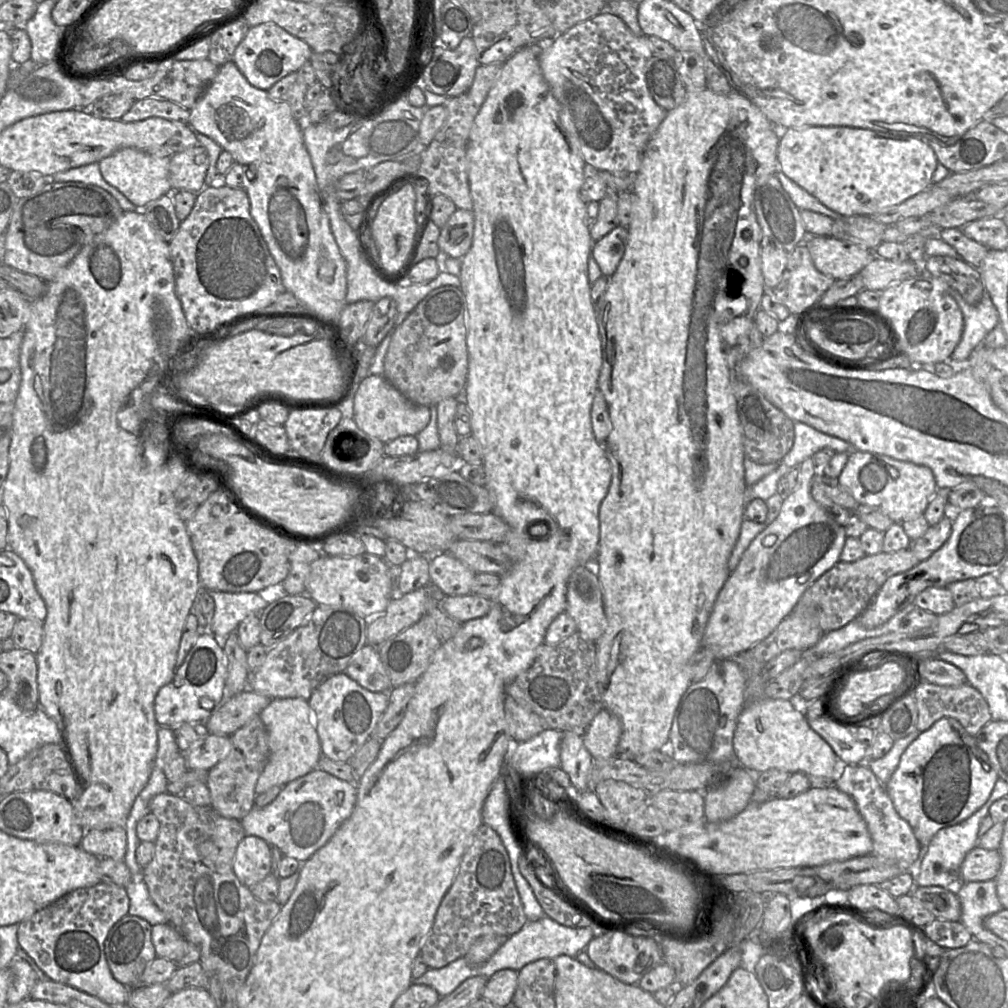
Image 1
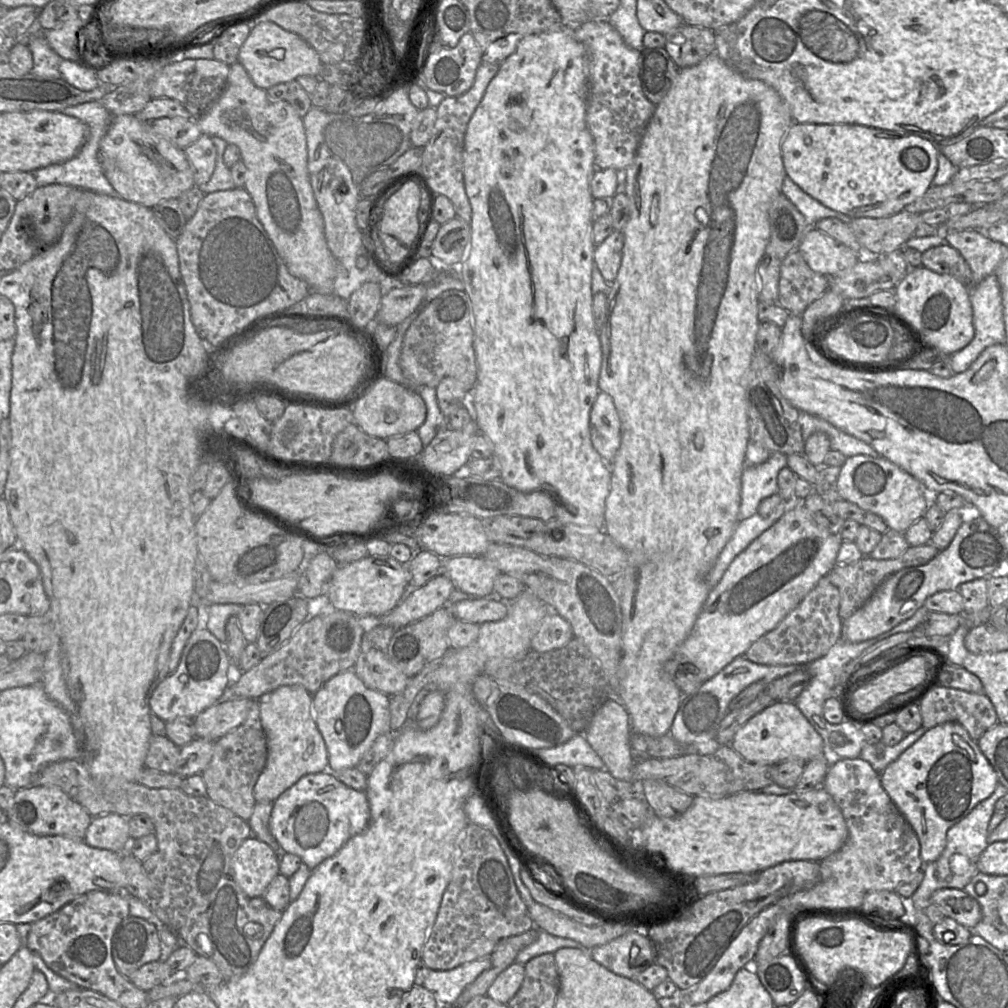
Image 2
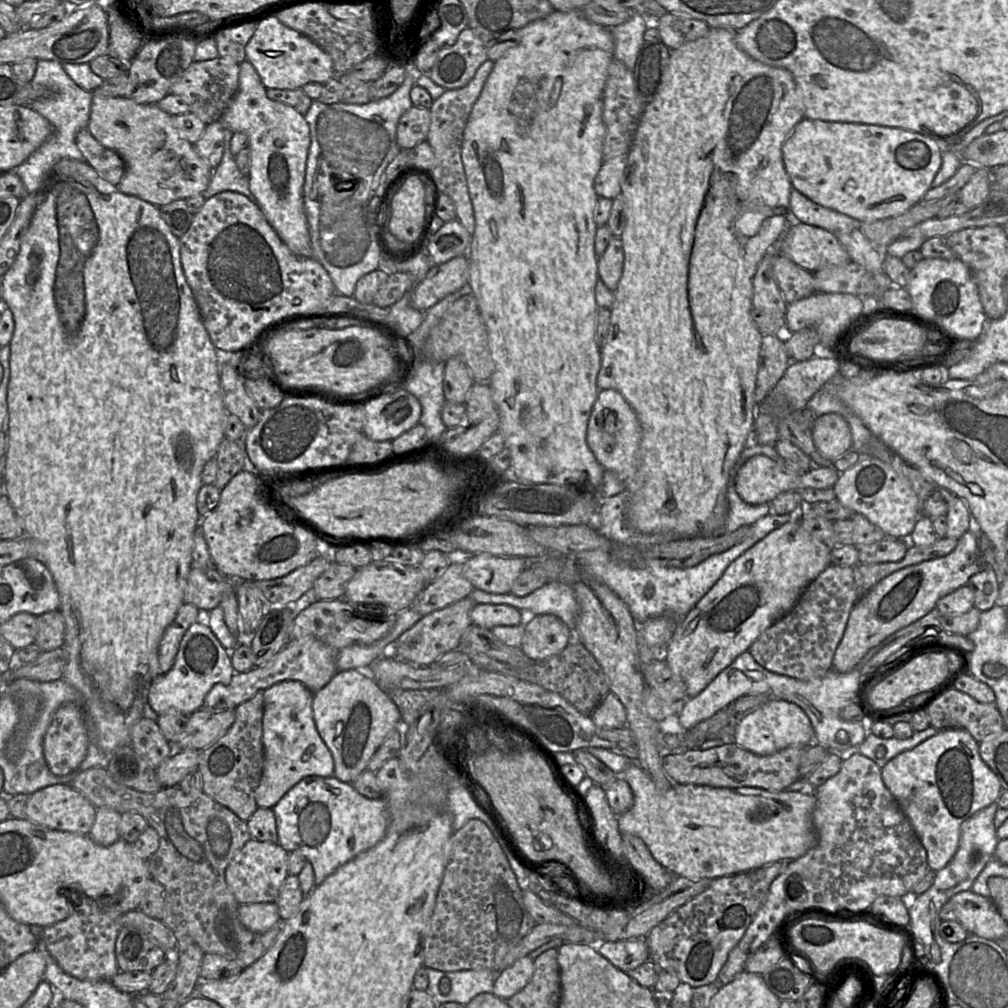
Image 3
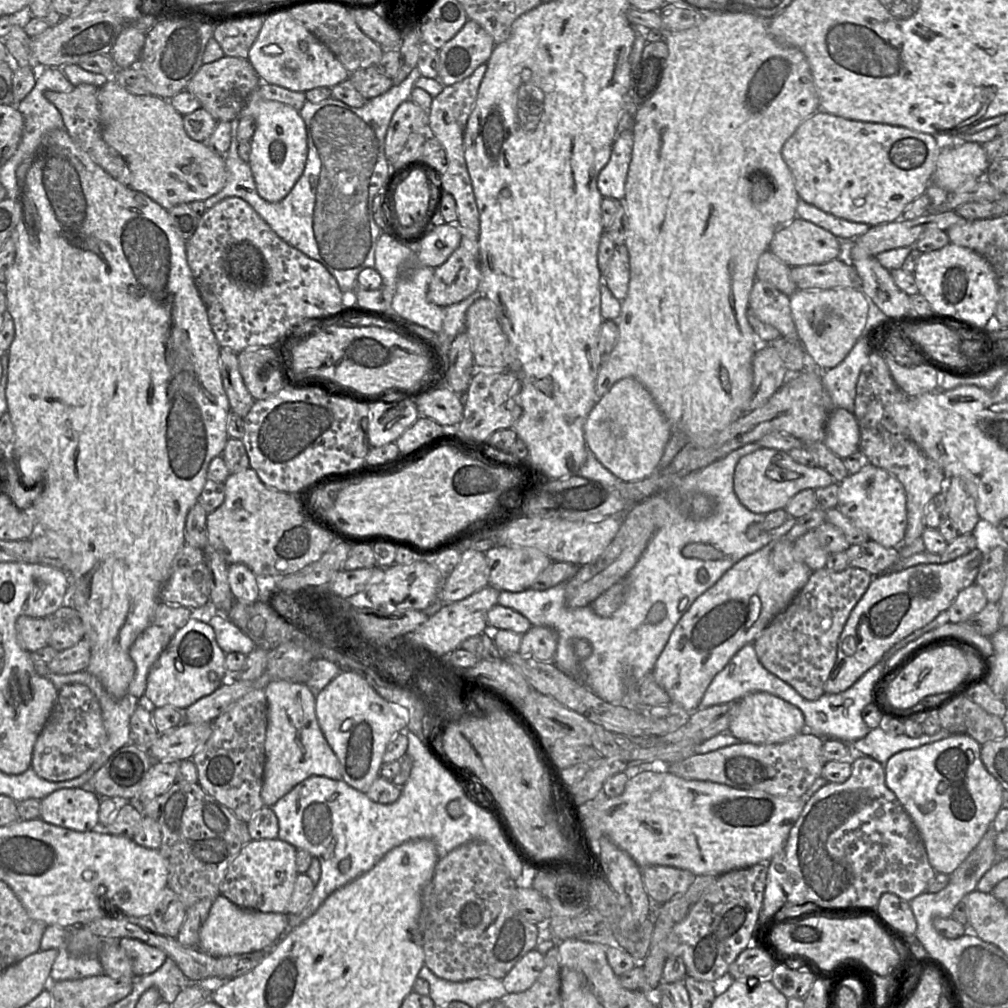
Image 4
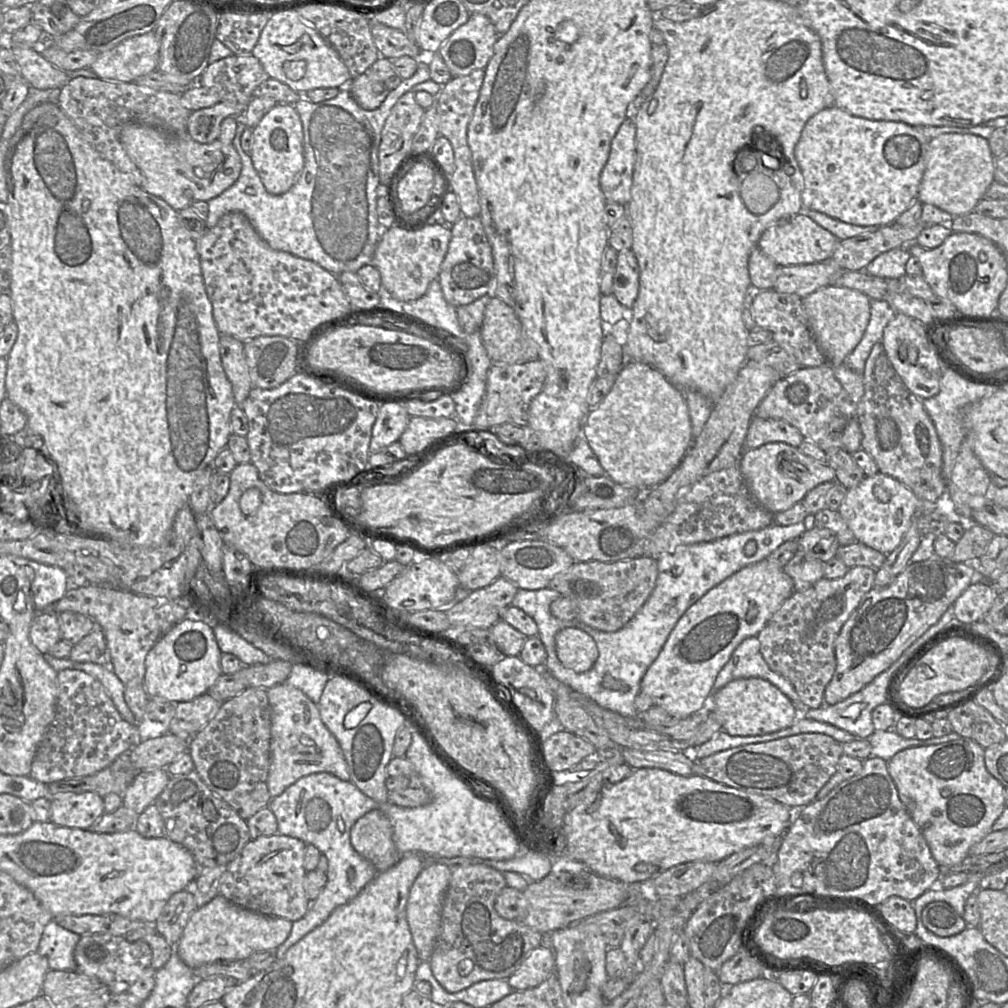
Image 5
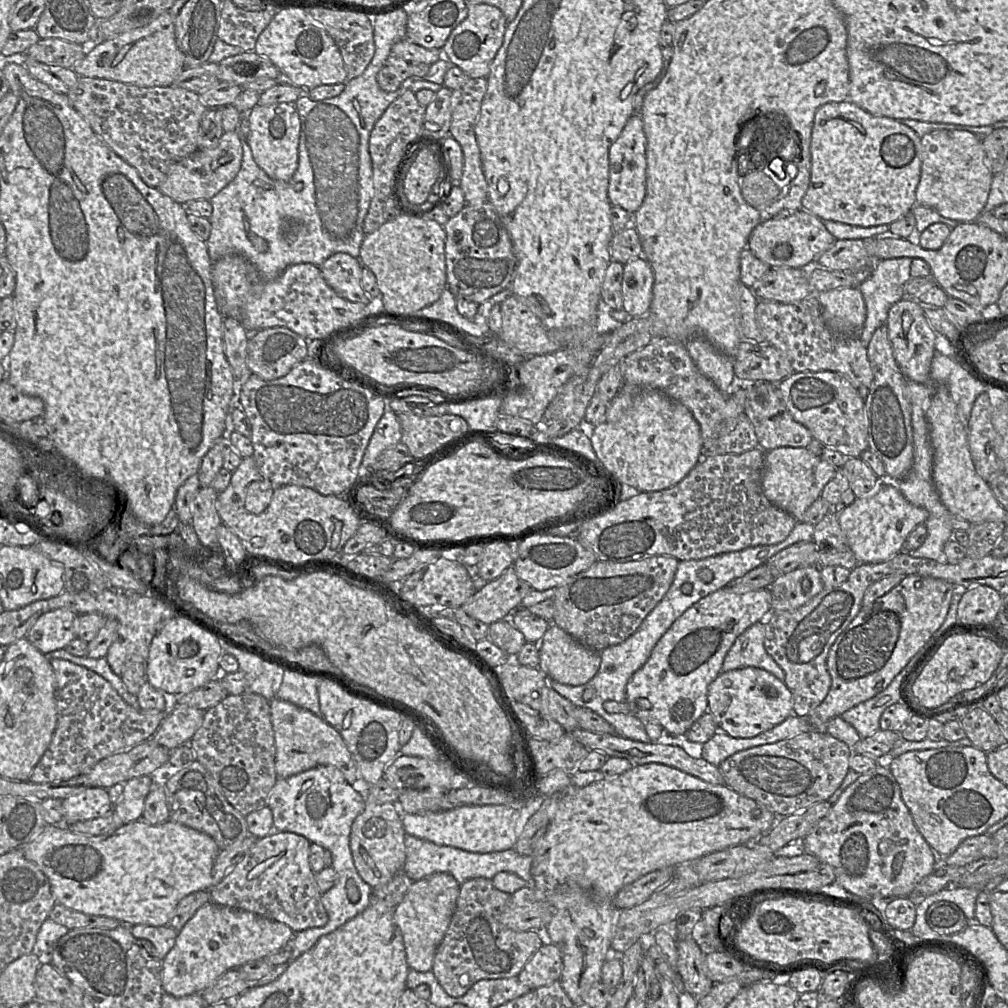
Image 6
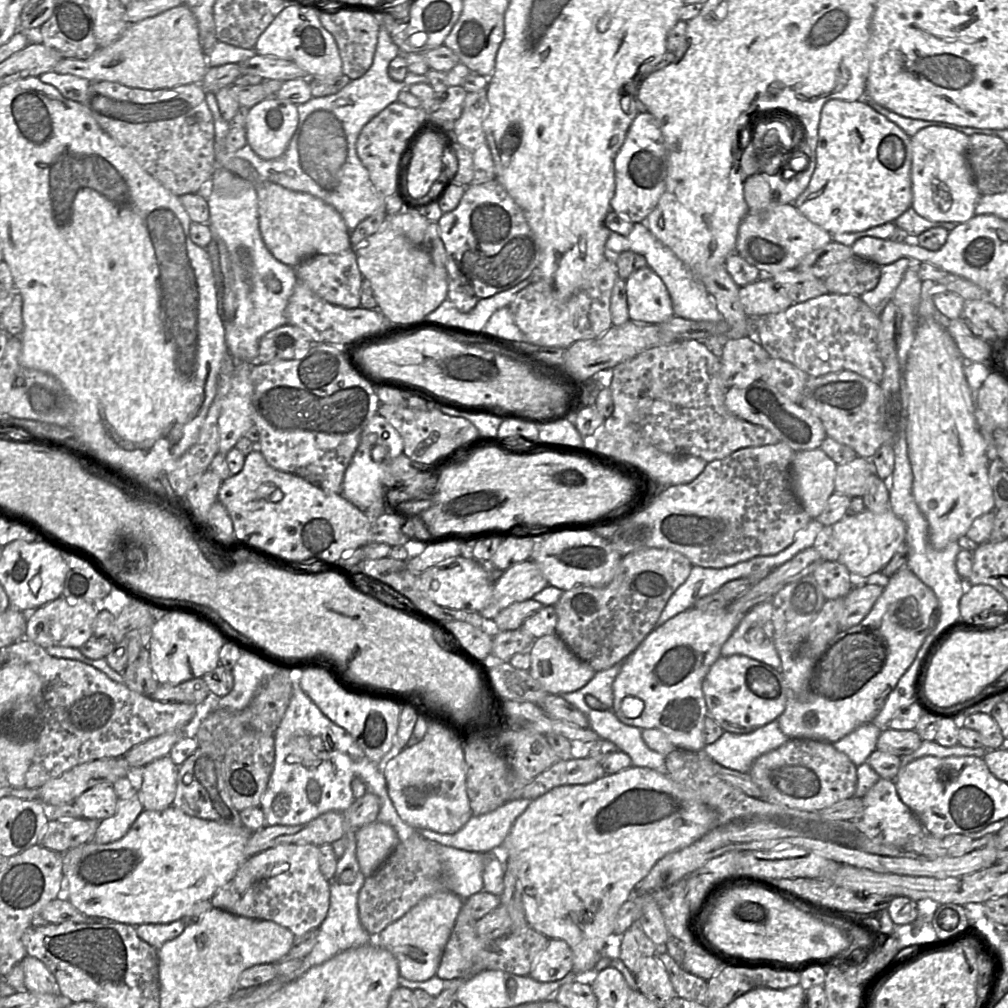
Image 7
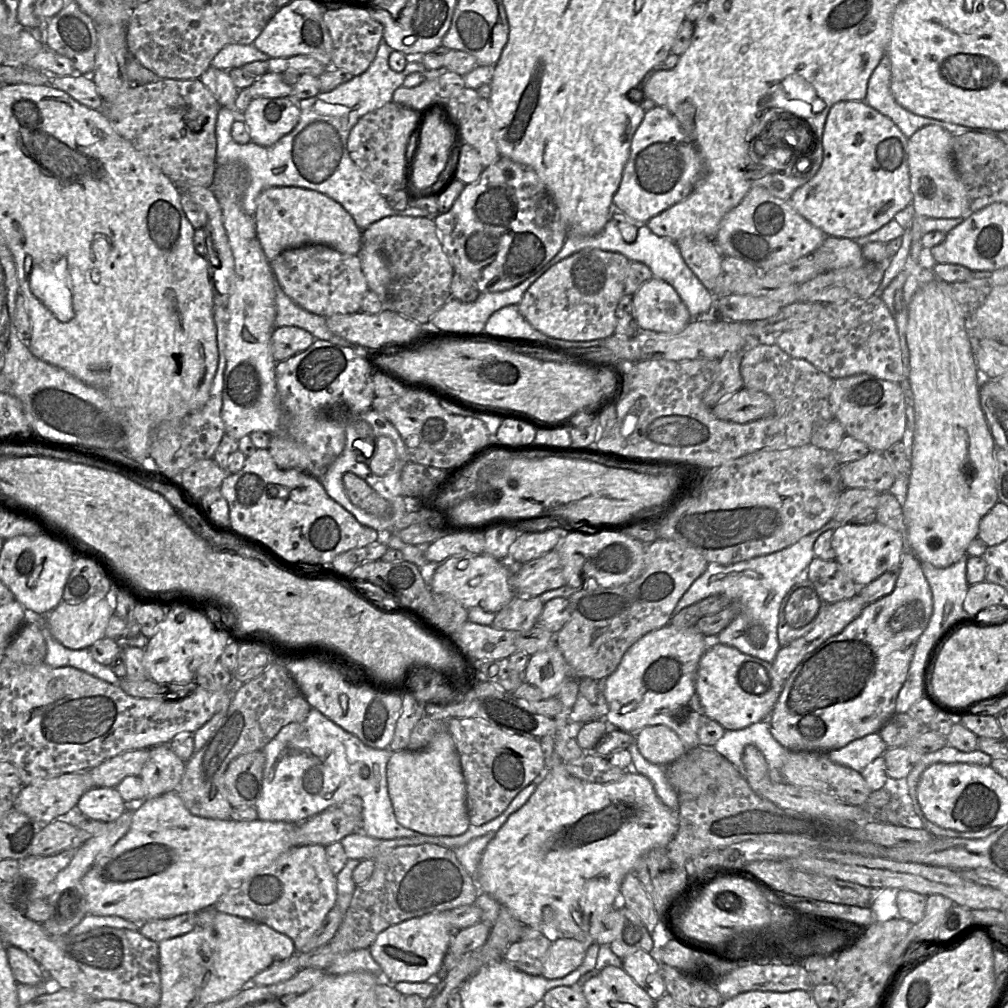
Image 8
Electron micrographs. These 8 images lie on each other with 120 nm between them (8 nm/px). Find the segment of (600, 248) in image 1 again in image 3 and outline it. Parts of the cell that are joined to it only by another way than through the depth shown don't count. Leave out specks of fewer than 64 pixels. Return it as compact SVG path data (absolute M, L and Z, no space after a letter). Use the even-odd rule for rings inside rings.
M612 236L604 253L598 257L598 276L606 287L615 291L622 276L624 250L621 238Z

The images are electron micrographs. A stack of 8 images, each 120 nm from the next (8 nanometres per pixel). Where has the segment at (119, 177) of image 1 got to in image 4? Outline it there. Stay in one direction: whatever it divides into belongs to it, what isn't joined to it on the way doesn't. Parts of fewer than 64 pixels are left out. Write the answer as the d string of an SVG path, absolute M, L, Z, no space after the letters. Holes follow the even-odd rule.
M108 79L99 88L98 102L102 138L126 161L131 171L131 189L142 192L165 210L169 210L179 204L205 201L224 187L227 179L224 157L210 149L206 143L192 140L186 134L183 116L176 111L170 101L153 95L134 95L114 79Z

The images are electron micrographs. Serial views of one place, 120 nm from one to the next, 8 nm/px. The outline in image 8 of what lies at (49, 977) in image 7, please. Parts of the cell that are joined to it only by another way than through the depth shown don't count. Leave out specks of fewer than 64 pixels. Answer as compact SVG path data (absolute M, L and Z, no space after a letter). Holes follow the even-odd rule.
M6 944L5 950L9 966L17 983L36 985L47 979L44 970L25 951Z

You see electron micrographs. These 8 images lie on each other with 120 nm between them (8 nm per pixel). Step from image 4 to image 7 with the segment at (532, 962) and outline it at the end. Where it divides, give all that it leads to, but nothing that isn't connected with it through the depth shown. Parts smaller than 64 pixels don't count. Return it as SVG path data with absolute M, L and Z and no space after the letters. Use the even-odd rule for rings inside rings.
M549 939L537 957L529 976L538 982L554 982L564 978L573 969L573 952L560 939Z

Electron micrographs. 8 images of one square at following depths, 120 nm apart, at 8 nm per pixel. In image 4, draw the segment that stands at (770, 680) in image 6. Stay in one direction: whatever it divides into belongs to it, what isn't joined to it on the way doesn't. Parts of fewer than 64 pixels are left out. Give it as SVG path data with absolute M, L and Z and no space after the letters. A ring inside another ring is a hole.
M767 692L745 695L738 702L738 712L729 724L728 731L741 743L777 744L785 742L805 731L802 711L787 701Z

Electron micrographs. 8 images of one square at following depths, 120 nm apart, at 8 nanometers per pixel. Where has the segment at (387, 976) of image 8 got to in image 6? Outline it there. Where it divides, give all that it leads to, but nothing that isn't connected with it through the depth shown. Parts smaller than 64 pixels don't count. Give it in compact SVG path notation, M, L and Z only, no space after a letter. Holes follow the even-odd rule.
M434 873L414 881L402 902L396 907L394 920L403 936L410 969L418 972L432 970L435 954L455 911L460 886L450 873Z

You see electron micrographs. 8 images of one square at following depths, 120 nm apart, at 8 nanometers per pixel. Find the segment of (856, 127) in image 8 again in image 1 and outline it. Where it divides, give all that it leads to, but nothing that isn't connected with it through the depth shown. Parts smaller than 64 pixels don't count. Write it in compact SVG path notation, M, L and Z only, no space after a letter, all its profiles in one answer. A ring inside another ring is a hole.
M812 126L806 128L784 128L780 132L780 140L777 150L779 169L806 190L816 197L823 205L841 216L868 216L873 215L885 208L897 206L916 194L925 191L932 185L932 176L938 165L934 150L922 136L910 134L897 134L891 131L875 131L871 129L853 128L846 126Z

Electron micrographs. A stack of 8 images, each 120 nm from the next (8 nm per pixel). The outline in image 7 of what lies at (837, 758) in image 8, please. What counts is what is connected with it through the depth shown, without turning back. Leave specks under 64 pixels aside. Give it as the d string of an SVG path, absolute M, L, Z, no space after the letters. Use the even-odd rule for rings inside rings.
M872 722L864 723L832 745L836 750L847 755L857 767L865 763L870 754L876 750L881 732L882 730Z

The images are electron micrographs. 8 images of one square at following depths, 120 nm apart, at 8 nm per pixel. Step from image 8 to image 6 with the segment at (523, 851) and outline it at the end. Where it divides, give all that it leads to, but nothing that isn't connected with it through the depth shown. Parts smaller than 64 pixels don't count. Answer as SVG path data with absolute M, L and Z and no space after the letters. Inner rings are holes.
M658 763L633 766L631 769L614 778L595 781L585 787L571 787L570 785L566 790L559 792L564 792L563 797L559 801L559 807L532 854L531 875L533 878L533 886L537 890L542 891L551 905L556 908L556 913L543 928L543 936L551 940L561 951L563 969L560 983L575 1005L585 1004L583 1002L585 992L587 992L594 983L601 980L602 967L606 961L606 953L611 947L615 931L616 914L618 911L621 911L615 908L613 899L624 886L633 883L643 875L655 870L675 867L685 862L696 861L705 855L730 847L752 844L757 841L760 836L770 831L779 818L766 806L738 794L725 784L713 785L677 768Z

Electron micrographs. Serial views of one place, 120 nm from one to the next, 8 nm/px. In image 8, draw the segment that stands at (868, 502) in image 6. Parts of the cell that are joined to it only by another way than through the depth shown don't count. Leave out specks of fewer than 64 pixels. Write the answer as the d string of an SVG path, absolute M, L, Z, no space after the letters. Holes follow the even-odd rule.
M877 521L868 525L845 524L834 529L832 548L835 560L858 586L868 585L886 571L897 570L902 557L909 551L900 533Z

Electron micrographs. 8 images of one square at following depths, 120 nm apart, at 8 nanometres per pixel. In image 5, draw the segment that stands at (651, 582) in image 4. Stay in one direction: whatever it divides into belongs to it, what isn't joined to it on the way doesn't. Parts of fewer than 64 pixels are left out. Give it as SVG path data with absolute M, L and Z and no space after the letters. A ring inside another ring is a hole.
M810 520L790 526L772 523L756 531L737 533L710 542L681 545L672 553L666 552L659 555L656 558L658 577L654 590L633 618L615 632L596 630L577 619L563 621L554 617L550 612L550 605L561 594L553 589L519 589L511 606L521 609L536 622L538 637L547 653L544 664L546 671L573 690L589 697L602 708L619 713L626 718L637 717L635 698L640 692L641 680L686 610L722 581L746 566L767 559L779 546L789 540L798 539L811 526ZM750 541L756 542L757 549L755 554L747 556L744 549ZM568 627L584 631L597 645L598 659L587 672L576 673L565 668L557 657L555 636L560 630Z

